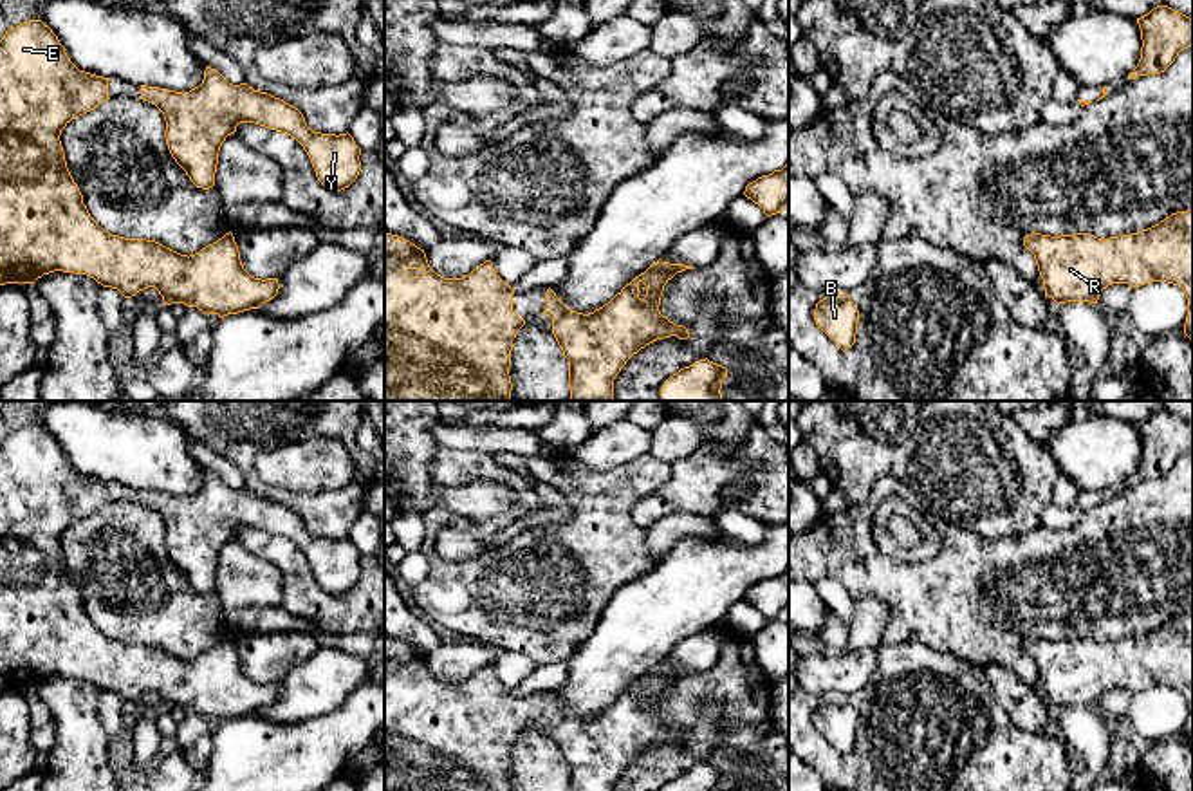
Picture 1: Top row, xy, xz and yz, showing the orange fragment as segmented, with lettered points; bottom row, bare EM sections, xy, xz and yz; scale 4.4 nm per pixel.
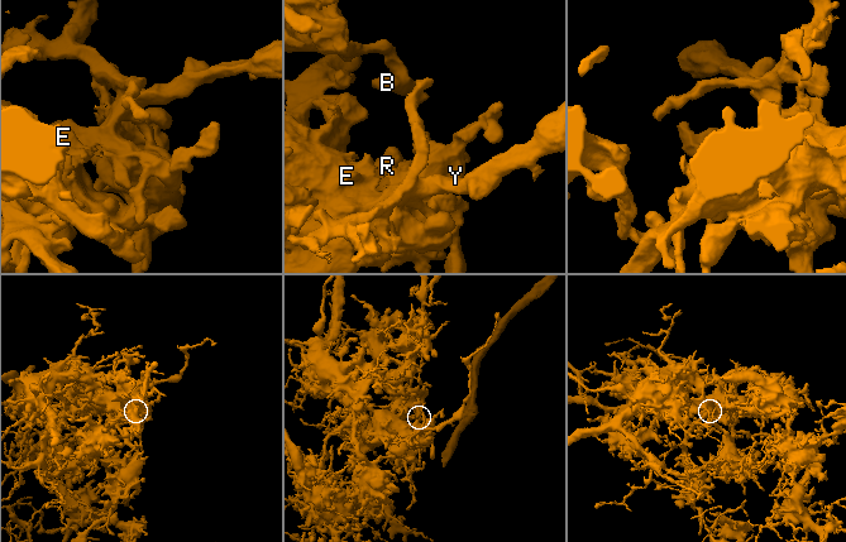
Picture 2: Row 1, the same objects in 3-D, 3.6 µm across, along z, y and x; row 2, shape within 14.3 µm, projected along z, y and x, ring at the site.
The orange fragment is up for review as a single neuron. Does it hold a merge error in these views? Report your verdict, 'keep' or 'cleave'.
keep

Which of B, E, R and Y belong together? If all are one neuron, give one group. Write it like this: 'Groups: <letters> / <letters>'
Groups: B E R Y

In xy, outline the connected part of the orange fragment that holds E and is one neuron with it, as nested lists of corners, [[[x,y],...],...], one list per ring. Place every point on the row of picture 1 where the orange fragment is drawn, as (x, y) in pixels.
[[[27,20],[5,31],[0,40],[0,285],[34,284],[43,275],[63,271],[87,275],[103,287],[117,289],[125,298],[155,287],[166,305],[184,303],[204,314],[238,314],[260,309],[278,294],[278,278],[254,278],[240,260],[233,233],[202,247],[195,255],[180,255],[155,240],[125,238],[105,231],[83,204],[60,141],[61,130],[76,117],[94,110],[108,98],[108,78],[79,70],[65,52],[58,36],[42,20]]]

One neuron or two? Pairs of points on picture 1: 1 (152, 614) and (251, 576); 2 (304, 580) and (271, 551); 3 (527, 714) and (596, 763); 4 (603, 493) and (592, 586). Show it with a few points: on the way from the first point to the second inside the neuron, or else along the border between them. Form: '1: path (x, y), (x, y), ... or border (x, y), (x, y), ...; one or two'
1: border (213, 591), (226, 613); two
2: path (296, 573), (278, 555); one
3: path (544, 714), (580, 746); one
4: path (601, 517), (601, 548), (592, 557), (592, 562); one

